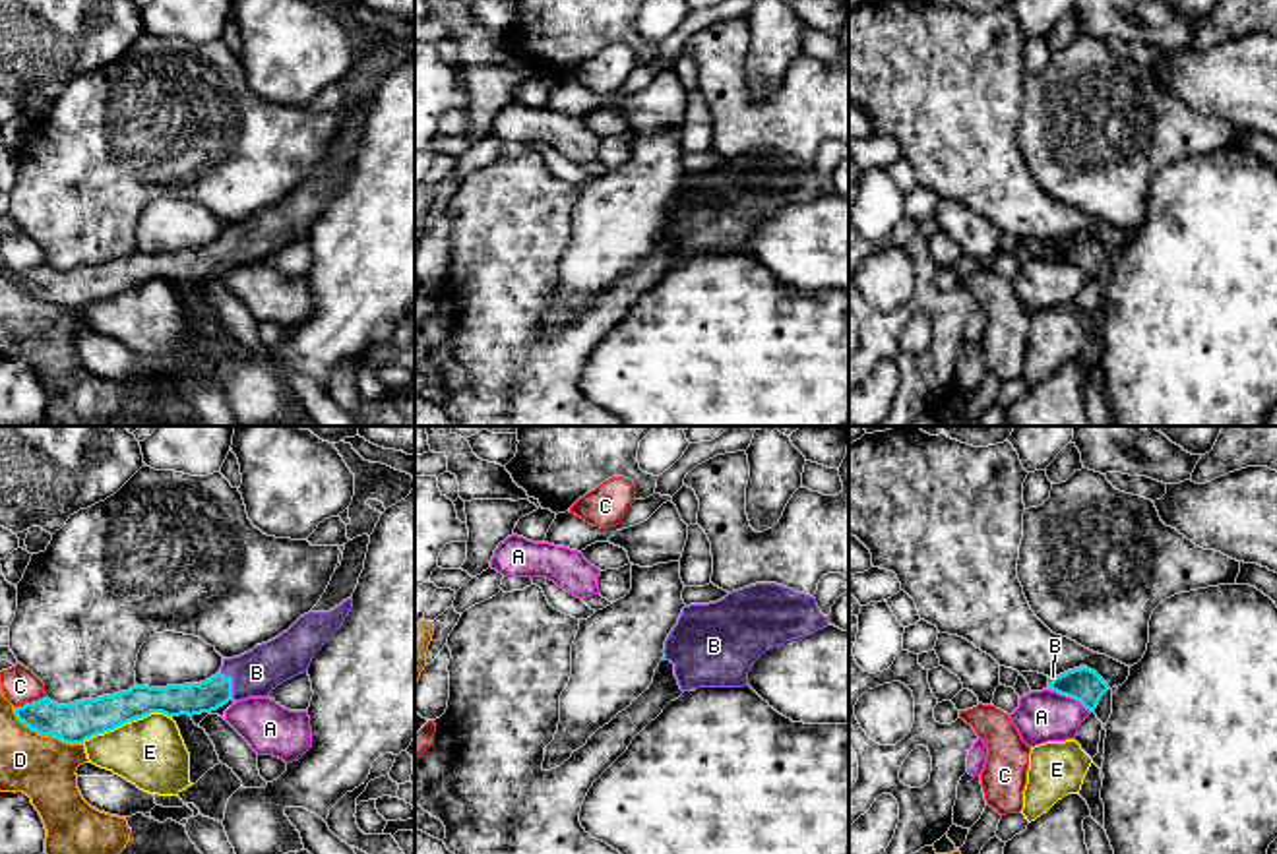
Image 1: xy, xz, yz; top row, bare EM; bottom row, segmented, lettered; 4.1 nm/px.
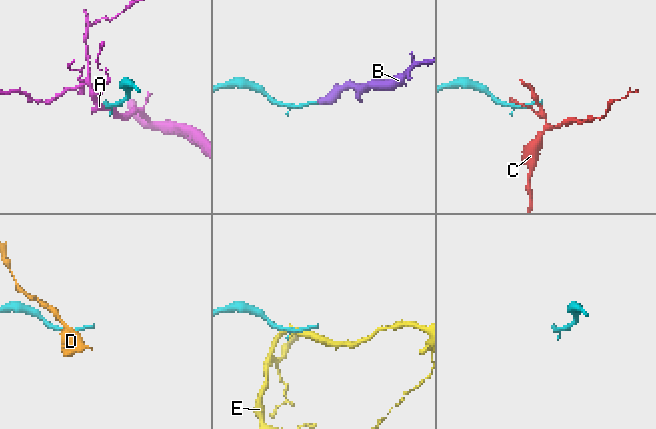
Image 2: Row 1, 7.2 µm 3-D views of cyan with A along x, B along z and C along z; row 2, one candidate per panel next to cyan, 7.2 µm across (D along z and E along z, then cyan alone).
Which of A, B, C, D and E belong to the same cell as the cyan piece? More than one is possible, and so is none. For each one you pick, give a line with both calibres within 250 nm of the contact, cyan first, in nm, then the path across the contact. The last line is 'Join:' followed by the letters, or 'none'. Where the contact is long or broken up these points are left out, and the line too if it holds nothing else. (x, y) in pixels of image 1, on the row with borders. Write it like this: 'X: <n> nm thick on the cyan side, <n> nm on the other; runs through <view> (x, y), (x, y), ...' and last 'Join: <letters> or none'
B: 130 nm thick on the cyan side, 190 nm on the other; runs through xy (208, 696), (231, 682), (256, 672)
Join: B

